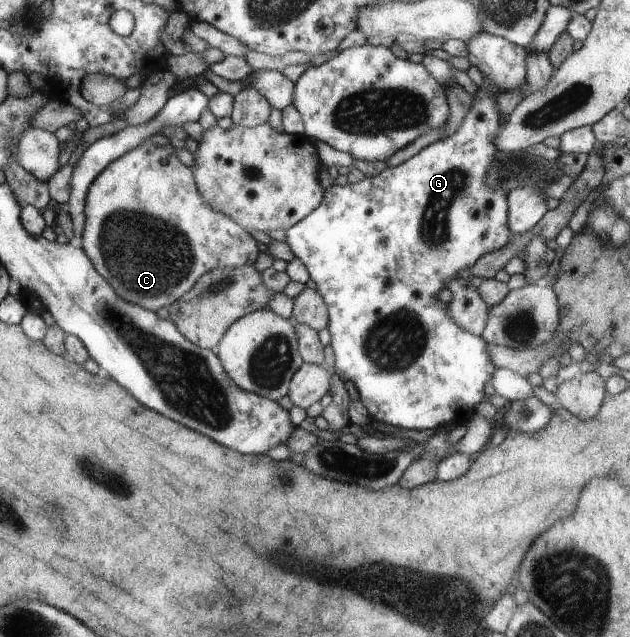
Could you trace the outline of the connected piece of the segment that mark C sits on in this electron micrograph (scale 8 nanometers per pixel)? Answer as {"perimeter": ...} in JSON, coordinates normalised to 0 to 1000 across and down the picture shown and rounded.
{"perimeter":[[[241,221],[229,223],[221,232],[203,239],[190,250],[179,253],[170,264],[151,281],[151,286],[141,294],[135,316],[135,339],[137,356],[133,358],[133,369],[129,375],[129,388],[132,396],[146,410],[149,419],[160,432],[175,444],[176,452],[194,466],[195,471],[208,477],[221,479],[233,487],[249,490],[256,484],[268,484],[278,477],[284,469],[290,468],[310,447],[316,438],[327,430],[332,430],[343,421],[383,421],[387,418],[402,418],[405,407],[411,400],[411,388],[408,378],[389,363],[383,352],[373,347],[367,339],[359,338],[357,333],[348,333],[338,323],[333,323],[317,305],[317,297],[306,281],[306,265],[294,262],[284,246],[281,237],[275,234],[275,228],[249,228]]]}

